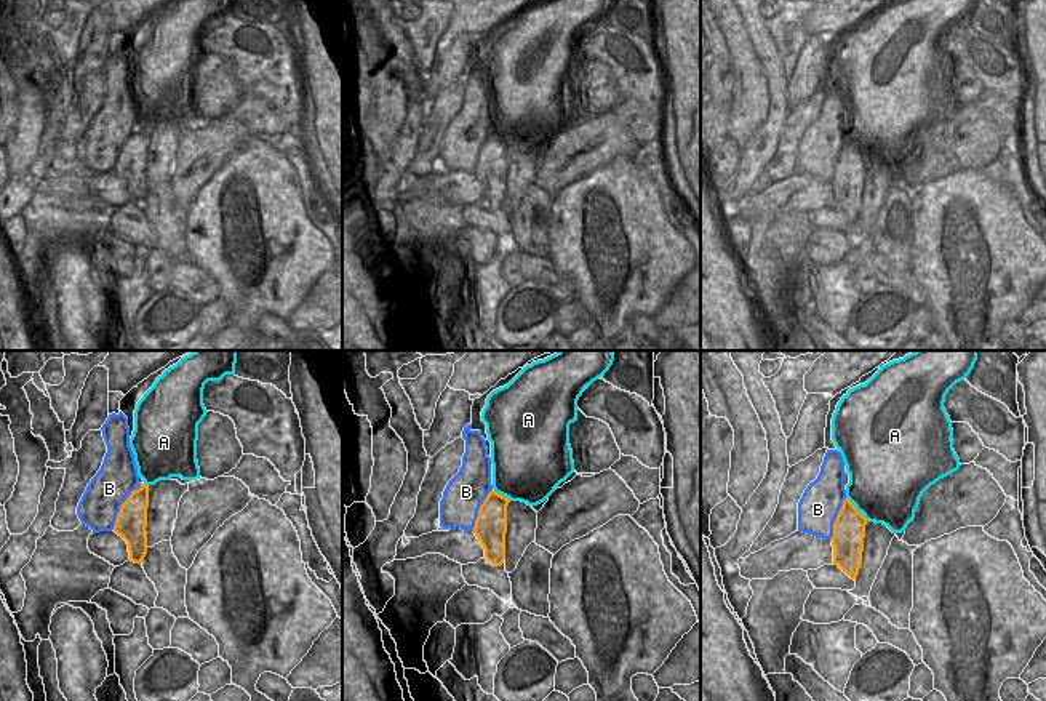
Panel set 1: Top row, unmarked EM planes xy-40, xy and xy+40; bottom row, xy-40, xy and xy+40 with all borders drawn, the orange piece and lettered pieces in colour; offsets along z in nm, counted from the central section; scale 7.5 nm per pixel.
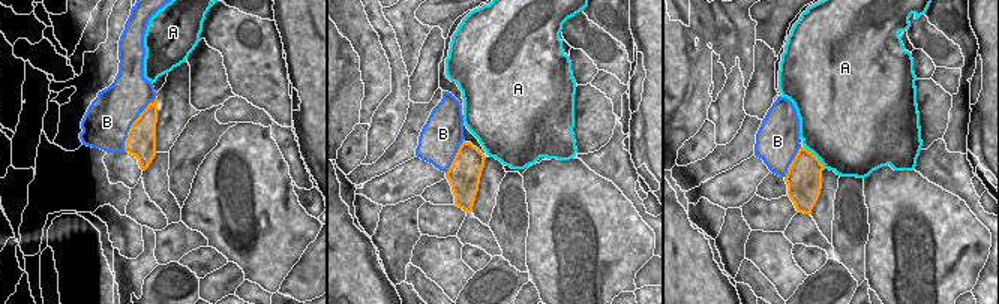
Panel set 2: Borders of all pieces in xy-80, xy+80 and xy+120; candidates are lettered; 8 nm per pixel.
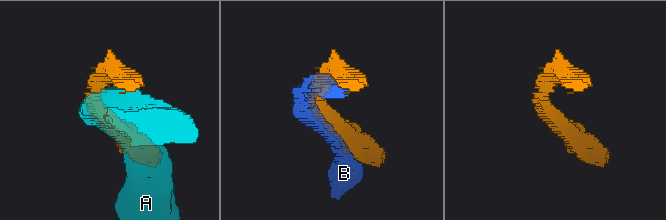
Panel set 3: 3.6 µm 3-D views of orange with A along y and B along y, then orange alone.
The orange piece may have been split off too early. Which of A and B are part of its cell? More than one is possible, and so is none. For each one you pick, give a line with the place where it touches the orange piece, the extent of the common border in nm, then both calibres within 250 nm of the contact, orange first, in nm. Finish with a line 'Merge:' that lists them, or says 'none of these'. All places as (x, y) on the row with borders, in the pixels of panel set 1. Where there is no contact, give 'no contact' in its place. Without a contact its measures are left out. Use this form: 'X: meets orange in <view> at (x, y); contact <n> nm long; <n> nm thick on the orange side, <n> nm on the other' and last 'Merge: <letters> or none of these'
Merge: none of these

